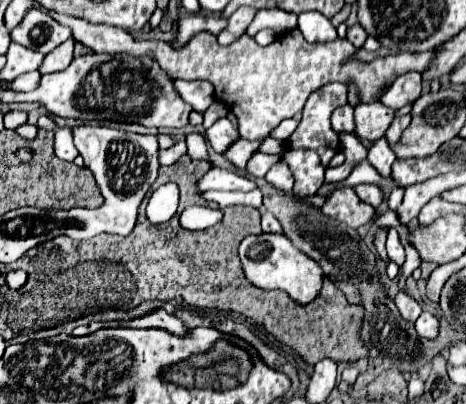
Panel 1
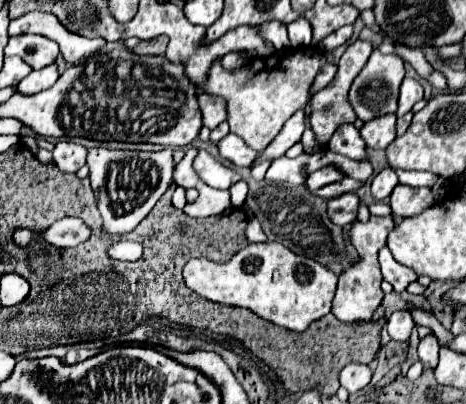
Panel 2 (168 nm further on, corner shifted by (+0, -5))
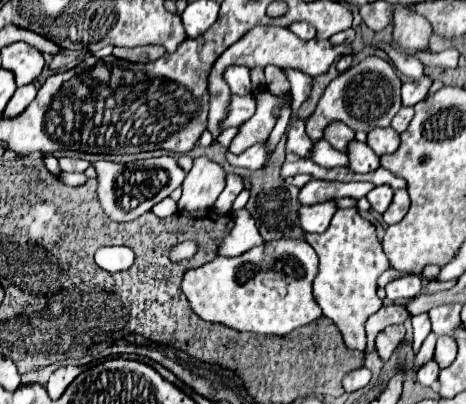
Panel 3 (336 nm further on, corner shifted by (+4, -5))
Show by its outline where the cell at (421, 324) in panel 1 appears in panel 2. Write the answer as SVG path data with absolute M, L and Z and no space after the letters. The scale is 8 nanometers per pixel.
M426 336L418 346L418 356L420 356L422 364L434 370L438 364L438 350L440 350L438 340L434 336Z

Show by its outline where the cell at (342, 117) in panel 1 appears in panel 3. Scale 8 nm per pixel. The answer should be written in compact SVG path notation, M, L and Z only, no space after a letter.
M358 140L348 142L346 156L352 172L372 172L380 166L380 156L376 156L372 148L368 148L364 142L358 142Z

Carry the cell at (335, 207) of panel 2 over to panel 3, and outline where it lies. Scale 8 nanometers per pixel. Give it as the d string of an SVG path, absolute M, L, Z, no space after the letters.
M328 200L324 204L314 204L314 206L304 206L300 208L300 228L306 232L324 232L328 224L332 222L332 212L336 212L338 206L336 202Z

